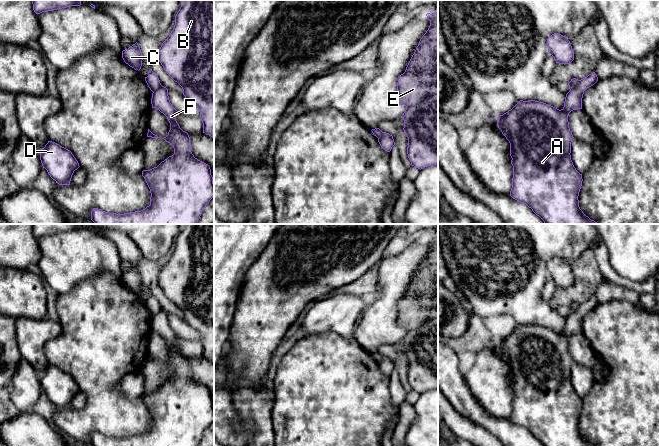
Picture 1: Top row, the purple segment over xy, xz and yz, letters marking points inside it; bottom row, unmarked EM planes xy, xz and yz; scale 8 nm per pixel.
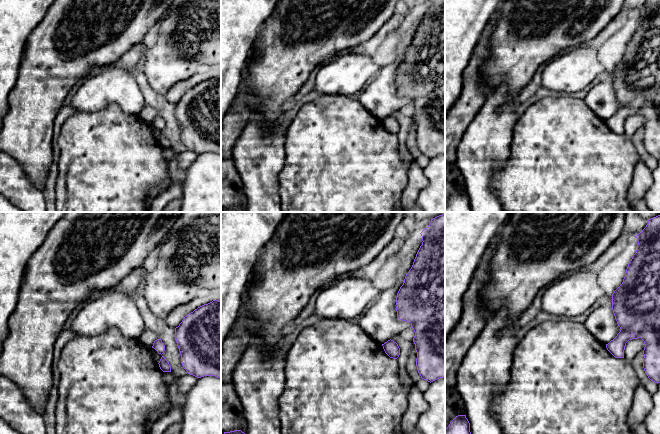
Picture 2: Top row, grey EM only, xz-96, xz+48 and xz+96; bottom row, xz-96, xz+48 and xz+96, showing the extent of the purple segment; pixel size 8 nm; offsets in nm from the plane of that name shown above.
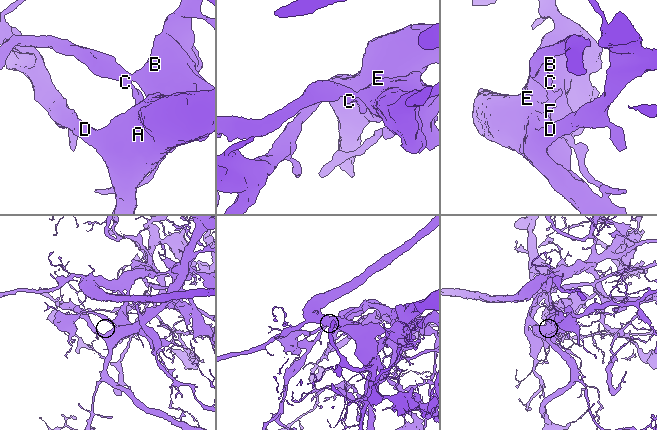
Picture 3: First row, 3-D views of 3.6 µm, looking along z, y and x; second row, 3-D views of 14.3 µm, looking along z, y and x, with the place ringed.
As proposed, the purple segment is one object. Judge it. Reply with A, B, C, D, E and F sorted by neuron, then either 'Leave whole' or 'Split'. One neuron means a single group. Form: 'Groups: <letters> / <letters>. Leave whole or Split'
Groups: A D E F / B C. Split

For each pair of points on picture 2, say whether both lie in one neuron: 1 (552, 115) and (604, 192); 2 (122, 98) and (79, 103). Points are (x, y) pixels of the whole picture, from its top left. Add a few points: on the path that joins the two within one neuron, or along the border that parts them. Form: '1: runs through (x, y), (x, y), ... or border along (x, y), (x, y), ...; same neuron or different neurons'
1: runs through (555, 134), (560, 148), (585, 173); same neuron
2: runs through (111, 98), (90, 98); same neuron

